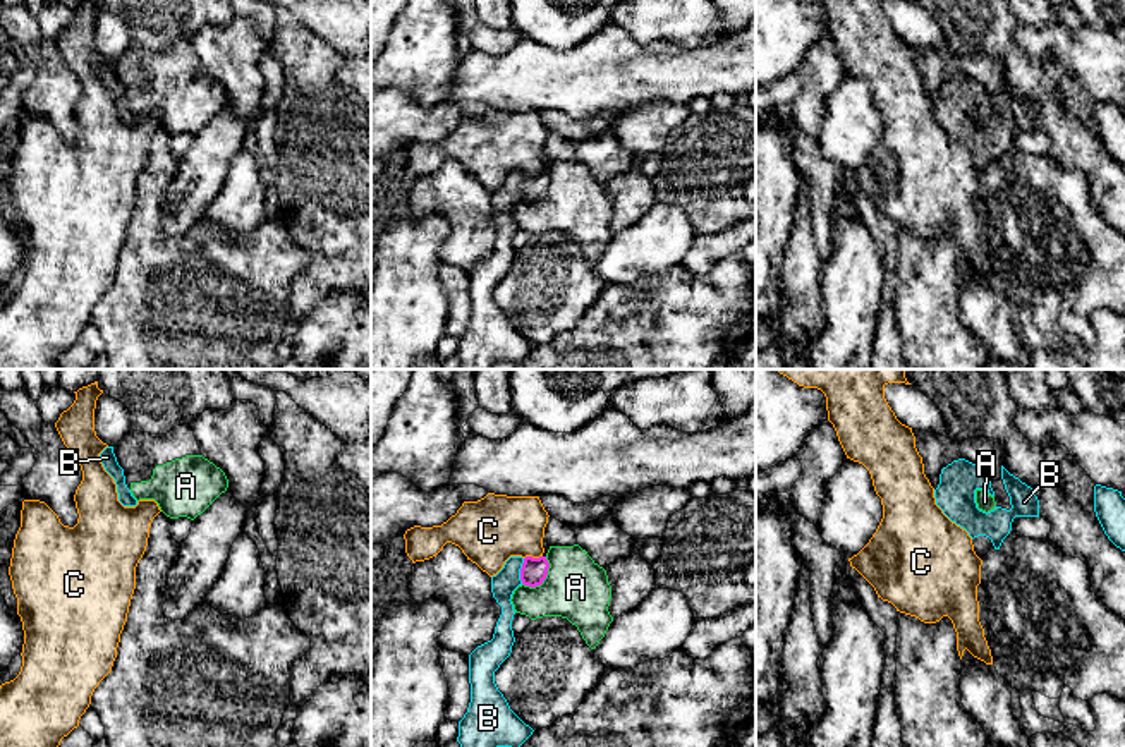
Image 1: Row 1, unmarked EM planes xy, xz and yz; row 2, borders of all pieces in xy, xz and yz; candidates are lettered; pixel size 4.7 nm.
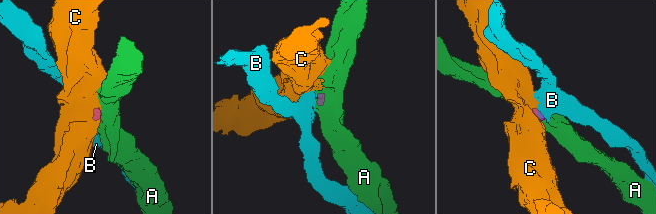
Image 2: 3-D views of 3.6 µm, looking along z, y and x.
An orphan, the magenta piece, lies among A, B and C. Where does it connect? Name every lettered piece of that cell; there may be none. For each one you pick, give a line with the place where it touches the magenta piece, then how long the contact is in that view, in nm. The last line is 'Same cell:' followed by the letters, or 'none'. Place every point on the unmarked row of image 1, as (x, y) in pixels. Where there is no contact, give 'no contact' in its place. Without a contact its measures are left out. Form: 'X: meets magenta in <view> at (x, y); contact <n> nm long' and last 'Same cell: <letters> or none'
B: meets magenta in xz at (521, 186); contact 120 nm long
Same cell: B

